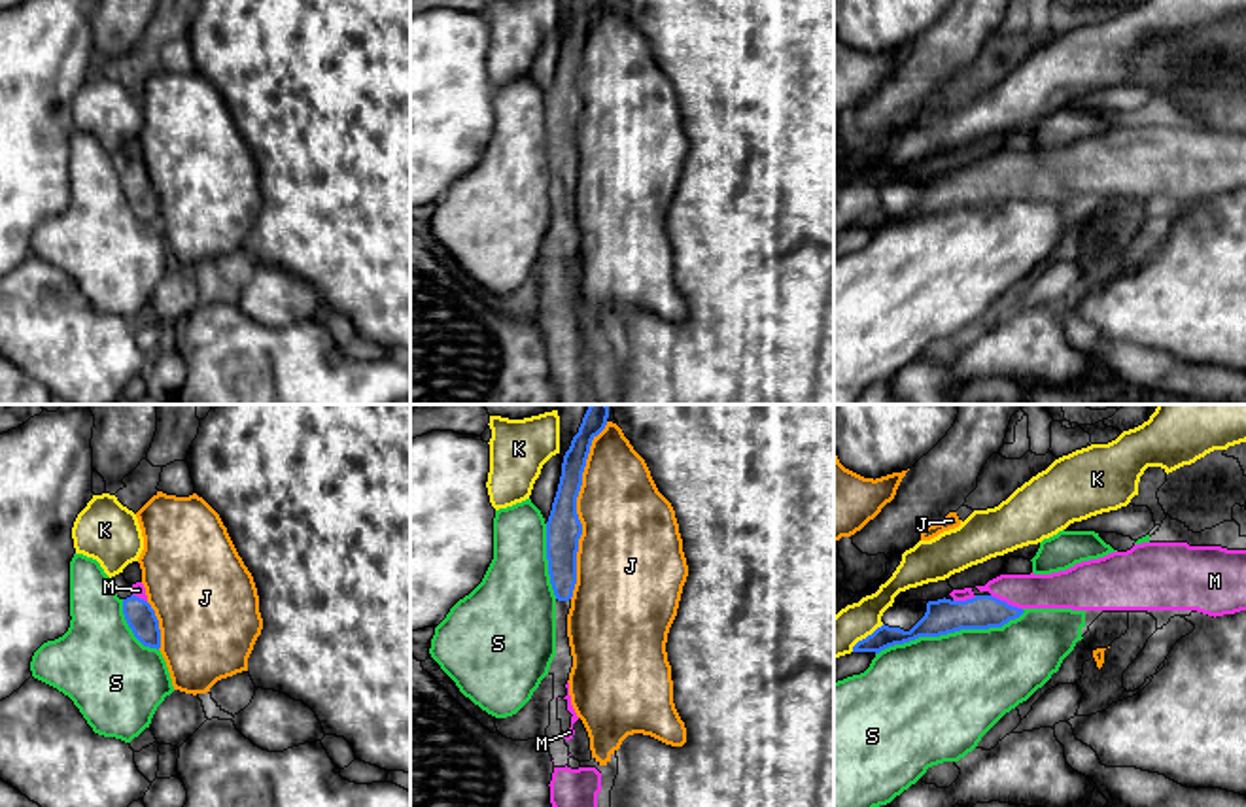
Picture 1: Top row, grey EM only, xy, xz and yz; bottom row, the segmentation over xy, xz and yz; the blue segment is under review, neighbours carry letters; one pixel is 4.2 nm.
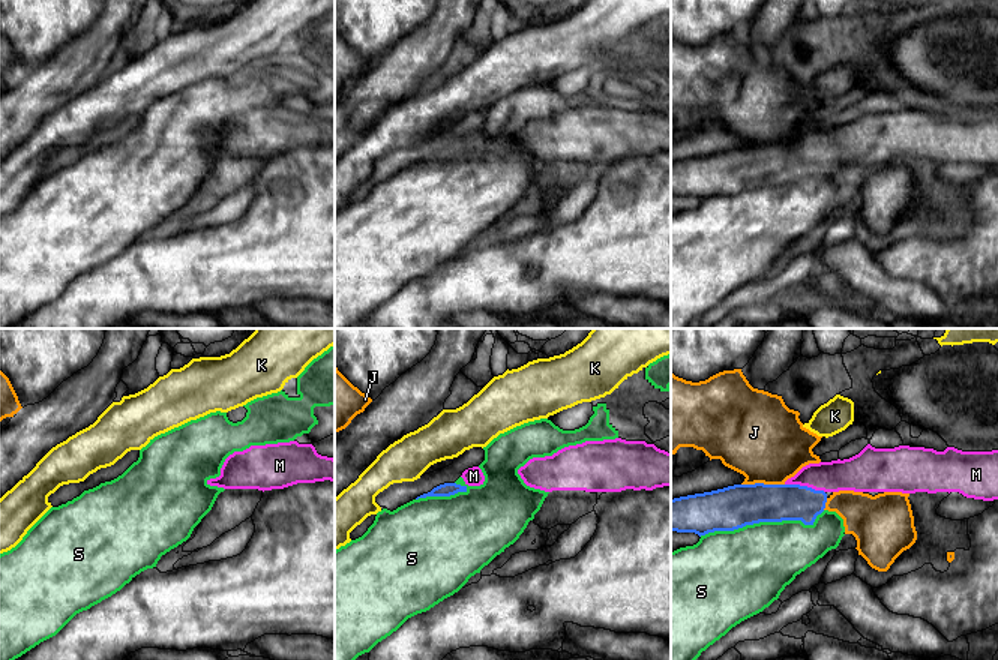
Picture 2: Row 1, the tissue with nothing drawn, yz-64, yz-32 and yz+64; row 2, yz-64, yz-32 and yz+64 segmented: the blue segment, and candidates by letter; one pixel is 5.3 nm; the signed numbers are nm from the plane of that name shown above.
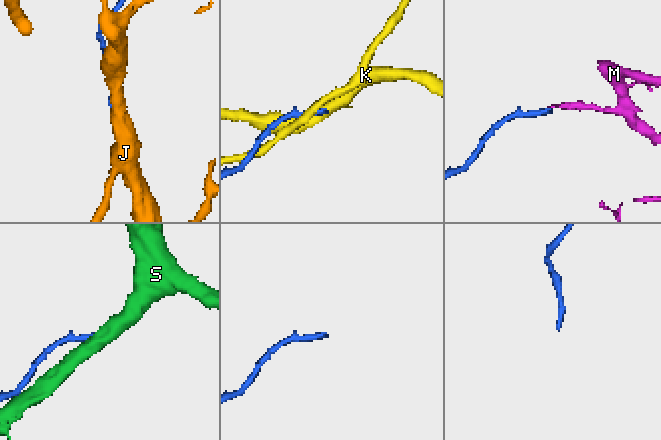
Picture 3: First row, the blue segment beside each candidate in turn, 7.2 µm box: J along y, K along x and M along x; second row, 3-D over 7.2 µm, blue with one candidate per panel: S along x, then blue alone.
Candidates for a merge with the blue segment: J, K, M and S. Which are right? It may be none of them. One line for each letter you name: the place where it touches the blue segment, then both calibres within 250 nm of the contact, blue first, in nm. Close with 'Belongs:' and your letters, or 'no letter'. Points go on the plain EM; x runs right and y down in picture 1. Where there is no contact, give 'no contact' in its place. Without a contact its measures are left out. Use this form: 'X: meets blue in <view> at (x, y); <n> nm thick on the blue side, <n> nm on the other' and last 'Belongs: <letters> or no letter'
M: meets blue in yz at (1004, 178); 140 nm thick on the blue side, 160 nm on the other
Belongs: M

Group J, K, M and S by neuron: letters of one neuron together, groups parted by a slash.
J / K / M / S

